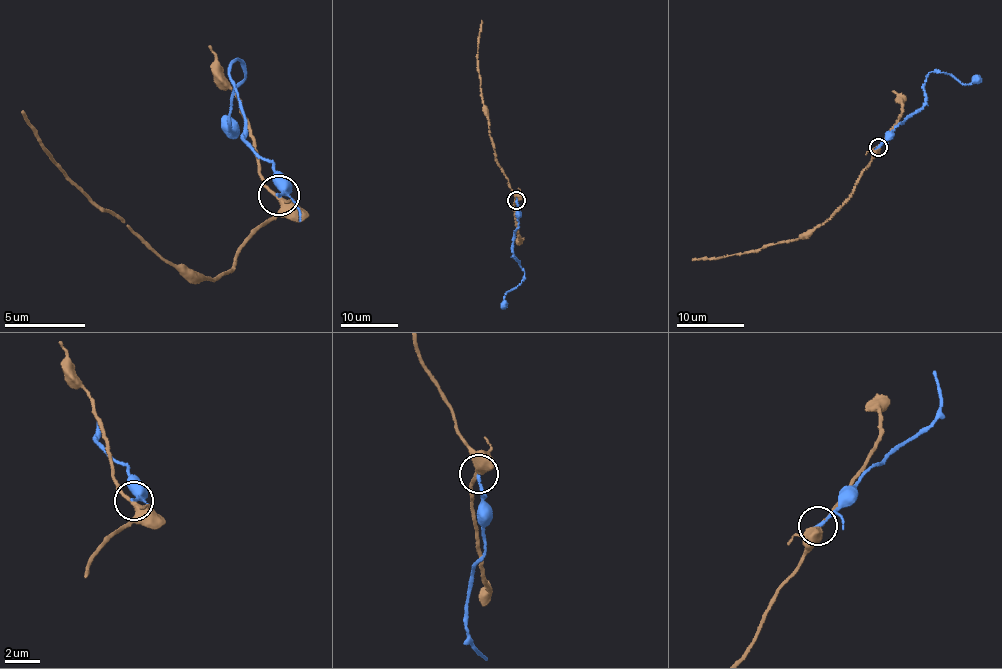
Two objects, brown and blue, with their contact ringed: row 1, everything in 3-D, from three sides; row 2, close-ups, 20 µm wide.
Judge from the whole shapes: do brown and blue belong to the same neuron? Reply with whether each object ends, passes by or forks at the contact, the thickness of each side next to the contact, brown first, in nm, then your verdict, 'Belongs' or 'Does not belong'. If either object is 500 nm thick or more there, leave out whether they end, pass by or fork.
At the ring brown passes by. At the ring blue ends. Thickness 280 nm (brown) against 200 nm. Does not belong

